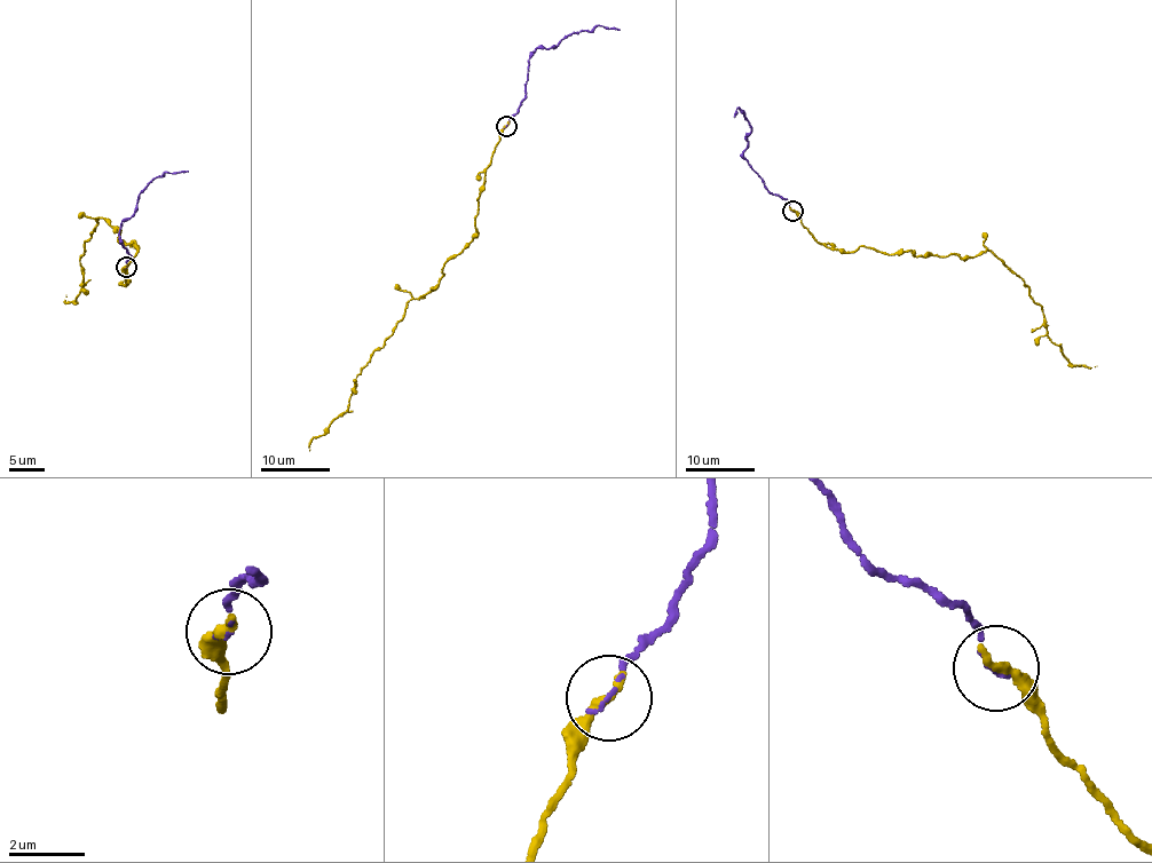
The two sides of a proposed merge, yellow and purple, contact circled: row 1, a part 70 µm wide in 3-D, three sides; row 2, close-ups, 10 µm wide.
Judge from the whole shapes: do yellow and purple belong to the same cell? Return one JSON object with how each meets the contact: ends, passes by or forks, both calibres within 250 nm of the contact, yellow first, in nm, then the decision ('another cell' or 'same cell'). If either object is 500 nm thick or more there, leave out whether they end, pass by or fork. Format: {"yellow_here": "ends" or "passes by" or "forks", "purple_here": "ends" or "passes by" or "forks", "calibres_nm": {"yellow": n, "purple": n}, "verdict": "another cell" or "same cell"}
{"yellow_here": "ends", "purple_here": "ends", "calibres_nm": {"yellow": 300, "purple": 80}, "verdict": "same cell"}

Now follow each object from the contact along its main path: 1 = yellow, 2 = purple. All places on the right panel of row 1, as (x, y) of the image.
1: (791, 210), (817, 240), (847, 252), (992, 252), (1042, 306), (1047, 335), (1067, 361), (1097, 366)
2: (791, 210), (788, 200), (768, 190), (743, 156), (750, 124), (736, 108), (734, 116)

